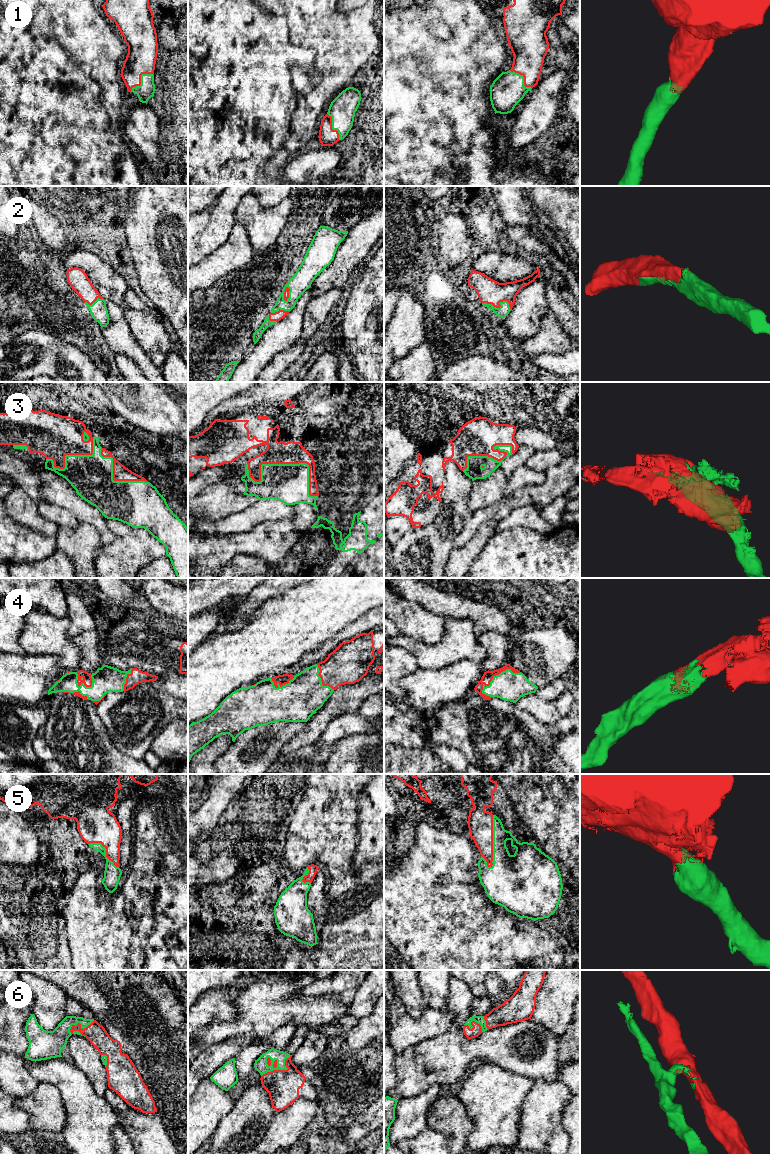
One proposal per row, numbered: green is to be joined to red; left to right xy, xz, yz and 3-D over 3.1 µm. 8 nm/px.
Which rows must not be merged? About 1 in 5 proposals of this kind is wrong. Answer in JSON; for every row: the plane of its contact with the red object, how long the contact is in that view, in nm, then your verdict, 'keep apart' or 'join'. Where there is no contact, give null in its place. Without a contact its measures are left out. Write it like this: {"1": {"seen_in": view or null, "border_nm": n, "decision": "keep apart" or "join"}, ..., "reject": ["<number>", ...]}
{"1": {"seen_in": "xy", "border_nm": 240, "decision": "join"}, "2": {"seen_in": "yz", "border_nm": 240, "decision": "join"}, "3": {"seen_in": "xz", "border_nm": 650, "decision": "keep apart"}, "4": {"seen_in": "yz", "border_nm": 360, "decision": "join"}, "5": {"seen_in": "yz", "border_nm": 420, "decision": "join"}, "6": {"seen_in": "xz", "border_nm": 300, "decision": "join"}, "reject": ["3"]}

